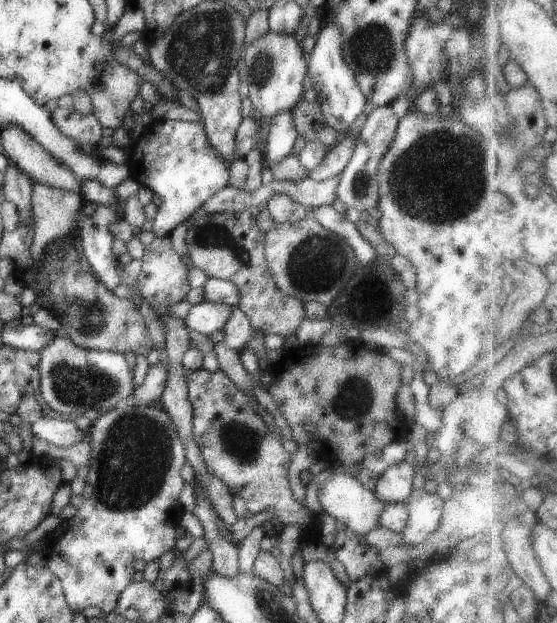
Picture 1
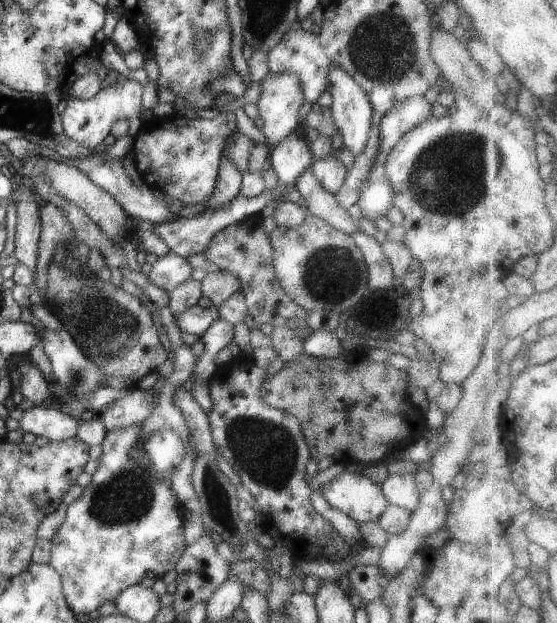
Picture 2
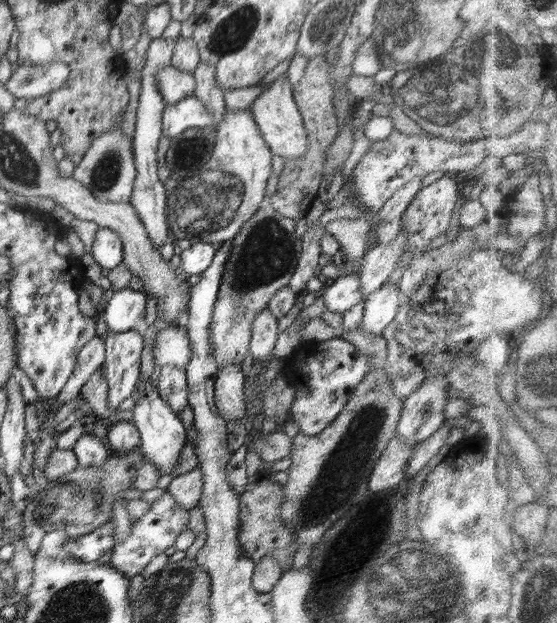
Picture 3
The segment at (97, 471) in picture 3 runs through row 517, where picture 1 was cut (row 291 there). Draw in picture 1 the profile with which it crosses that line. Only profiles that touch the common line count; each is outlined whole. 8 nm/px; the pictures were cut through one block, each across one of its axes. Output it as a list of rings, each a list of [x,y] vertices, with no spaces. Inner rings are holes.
[[[33,182],[32,186],[32,216],[34,236],[29,246],[30,261],[33,263],[31,278],[36,289],[36,304],[48,308],[60,320],[64,334],[76,345],[88,350],[114,350],[114,352],[142,354],[147,356],[153,349],[154,342],[148,334],[147,323],[143,315],[136,309],[132,299],[119,298],[113,291],[108,290],[96,278],[81,249],[80,228],[76,226],[76,218],[81,214],[84,199],[78,192],[62,190],[48,186],[44,182]]]

